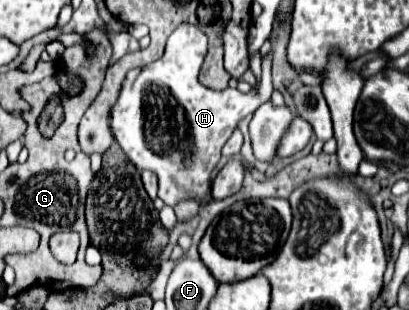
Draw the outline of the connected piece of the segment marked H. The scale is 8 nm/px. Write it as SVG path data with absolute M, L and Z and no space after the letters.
M181 23L167 41L167 49L161 59L149 63L143 69L133 69L127 73L121 95L111 111L111 131L125 151L127 159L137 169L149 169L159 177L159 199L165 205L175 207L179 201L193 199L199 205L207 203L207 195L211 189L211 173L221 159L221 149L227 139L237 129L239 121L253 113L263 101L267 101L273 93L271 67L273 67L273 49L263 57L263 75L259 81L259 89L241 93L239 89L227 87L225 91L211 91L209 87L199 83L199 71L207 57L207 35L191 23Z

